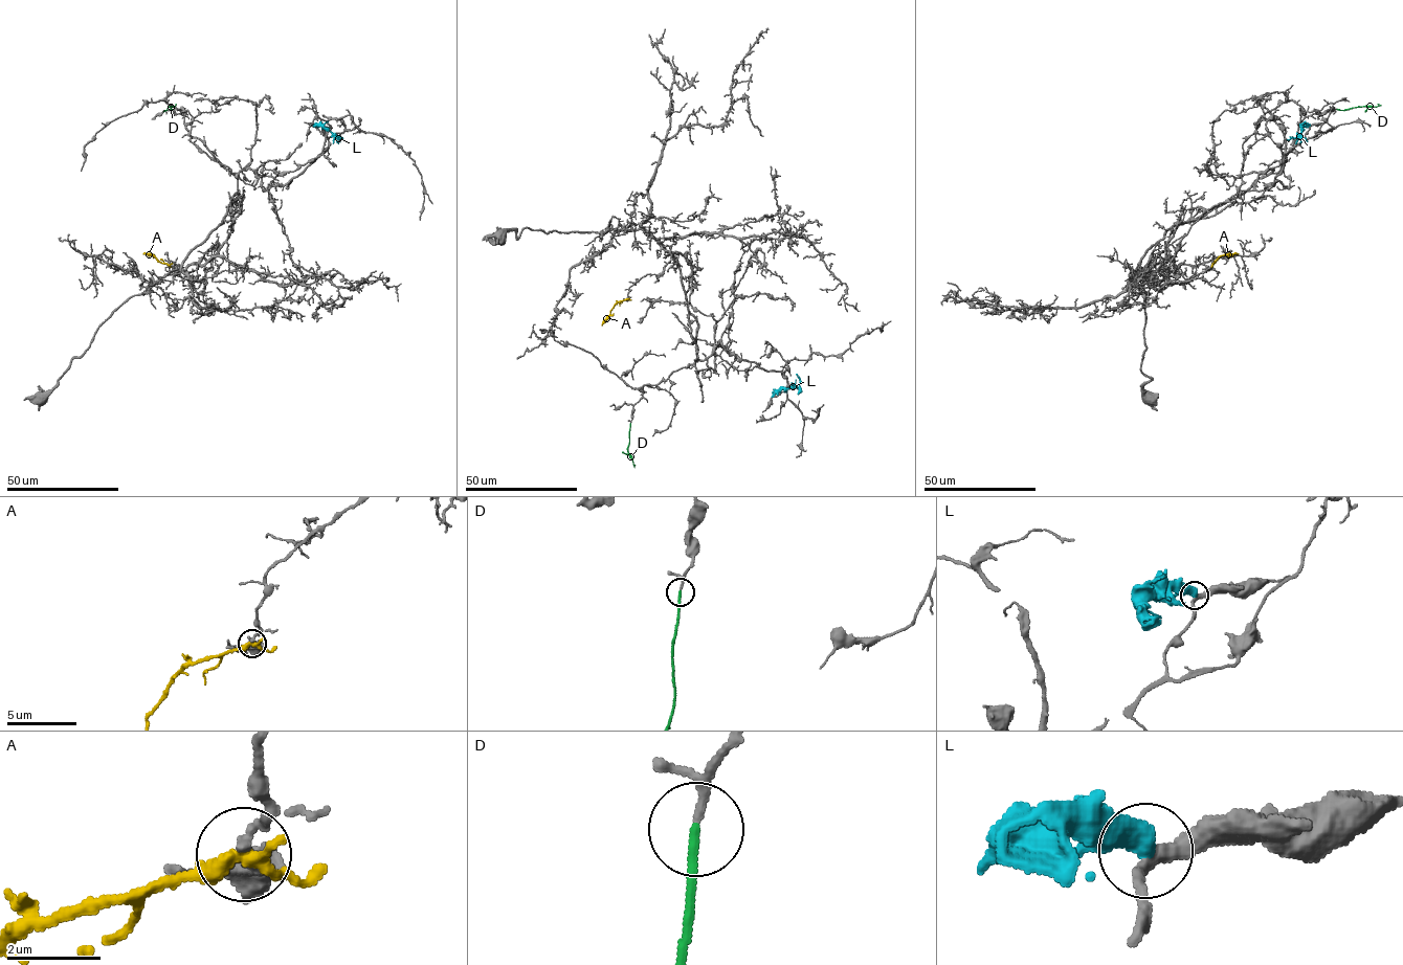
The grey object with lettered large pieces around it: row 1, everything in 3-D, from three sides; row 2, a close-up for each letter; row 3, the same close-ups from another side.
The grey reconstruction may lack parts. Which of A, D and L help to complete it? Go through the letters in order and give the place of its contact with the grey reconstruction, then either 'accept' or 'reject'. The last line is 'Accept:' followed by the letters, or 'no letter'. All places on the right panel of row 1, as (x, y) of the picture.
A: meets grey at (1211, 265); reject
D: meets grey at (1336, 109); accept
L: meets grey at (1310, 126); reject
Accept: D

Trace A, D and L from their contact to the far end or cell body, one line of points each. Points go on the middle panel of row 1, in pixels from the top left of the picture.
A: (627, 299), (614, 306), (602, 326)
D: (630, 424), (627, 452), (635, 467)
L: (772, 397), (782, 388), (798, 387), (800, 378), (796, 374)

